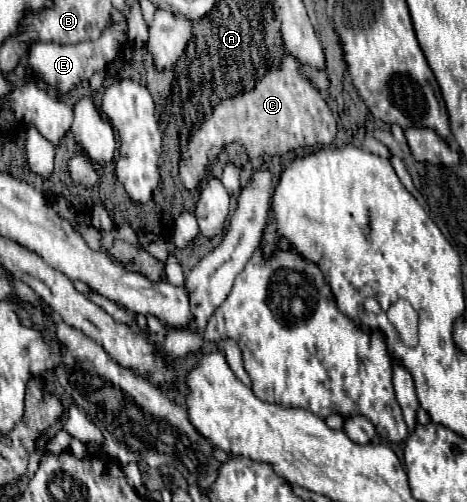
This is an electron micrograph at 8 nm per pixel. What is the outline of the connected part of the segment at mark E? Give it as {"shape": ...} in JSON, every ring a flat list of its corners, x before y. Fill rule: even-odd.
{"shape":[[113,23,111,27,107,27,99,39,95,41,83,41,77,45,57,45,57,43,35,43,29,49,29,57,27,57,27,67,43,77,47,83,51,83,51,87,55,87,61,93,71,91,77,83,81,83,83,79,91,79,91,75,95,71,103,71,109,63,115,61,115,57,119,55,123,43,127,41,127,25,125,23]]}

